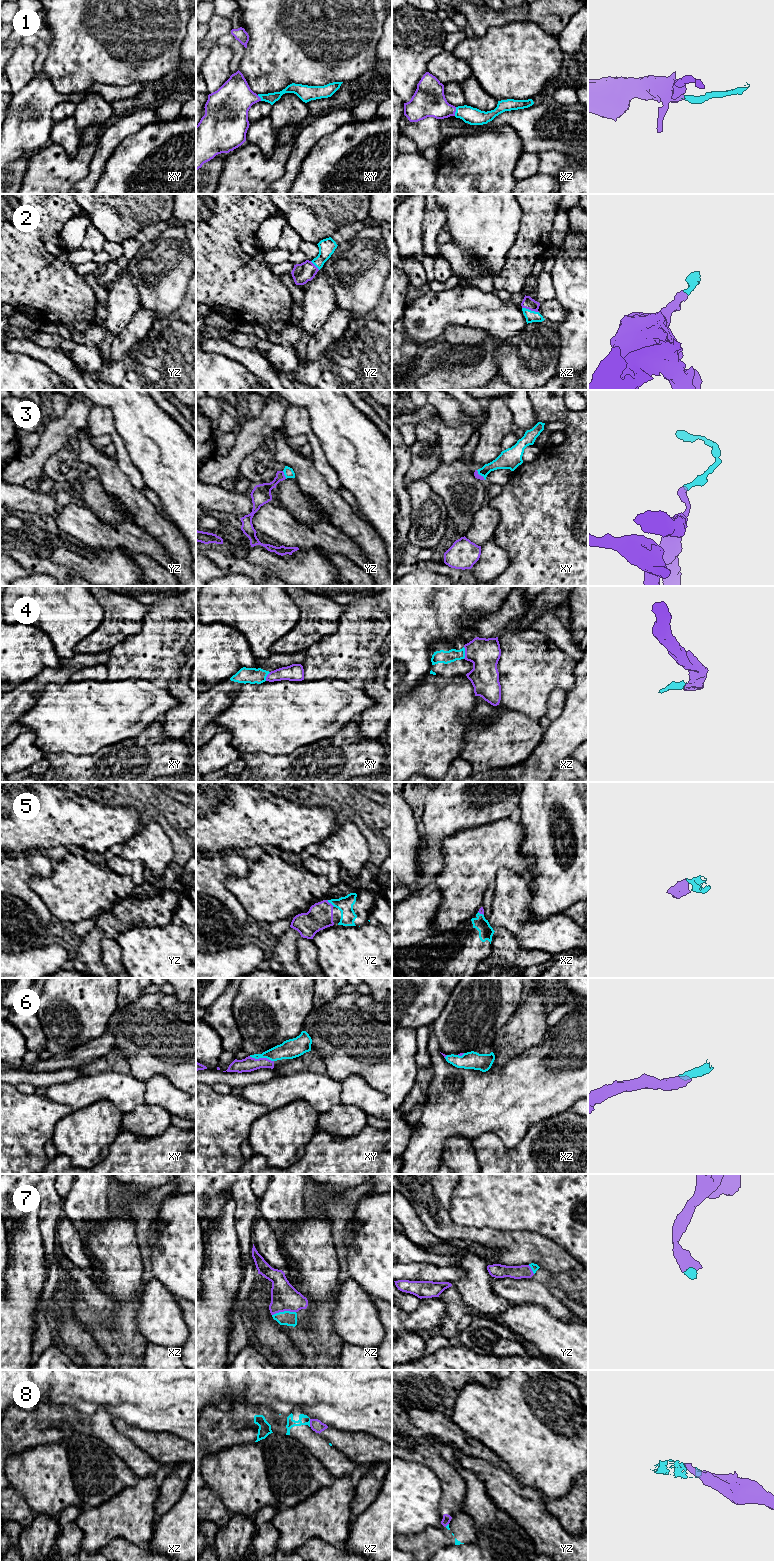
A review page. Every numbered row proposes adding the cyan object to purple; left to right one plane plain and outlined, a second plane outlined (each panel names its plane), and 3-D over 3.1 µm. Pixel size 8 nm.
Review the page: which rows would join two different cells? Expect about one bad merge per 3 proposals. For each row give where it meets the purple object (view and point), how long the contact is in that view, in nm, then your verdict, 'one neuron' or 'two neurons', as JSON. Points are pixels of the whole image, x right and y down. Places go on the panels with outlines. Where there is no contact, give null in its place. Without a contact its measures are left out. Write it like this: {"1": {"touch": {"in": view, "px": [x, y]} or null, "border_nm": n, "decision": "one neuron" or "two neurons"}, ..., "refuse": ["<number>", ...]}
{"1": {"touch": {"in": "xz", "px": [455, 111]}, "border_nm": 70, "decision": "one neuron"}, "2": {"touch": {"in": "xz", "px": [530, 309]}, "border_nm": 140, "decision": "one neuron"}, "3": {"touch": {"in": "yz", "px": [284, 475]}, "border_nm": 70, "decision": "one neuron"}, "4": {"touch": {"in": "xz", "px": [465, 653]}, "border_nm": 100, "decision": "two neurons"}, "5": {"touch": {"in": "yz", "px": [330, 903]}, "border_nm": 80, "decision": "one neuron"}, "6": {"touch": {"in": "xy", "px": [261, 1058]}, "border_nm": 200, "decision": "one neuron"}, "7": {"touch": {"in": "xz", "px": [283, 1311]}, "border_nm": 190, "decision": "one neuron"}, "8": {"touch": {"in": "xz", "px": [310, 1423]}, "border_nm": 60, "decision": "two neurons"}, "refuse": ["4", "8"]}

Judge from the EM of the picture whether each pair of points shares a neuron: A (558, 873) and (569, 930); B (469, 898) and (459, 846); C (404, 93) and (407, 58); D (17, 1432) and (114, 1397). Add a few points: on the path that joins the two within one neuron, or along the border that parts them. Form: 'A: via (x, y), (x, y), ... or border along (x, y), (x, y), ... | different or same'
A: border along (561, 913), (549, 915), (544, 919), (538, 919) | different
B: via (463, 885), (463, 877), (461, 875), (462, 859) | same
C: via (404, 84), (403, 67) | same
D: border along (70, 1411), (78, 1411), (82, 1414) | different

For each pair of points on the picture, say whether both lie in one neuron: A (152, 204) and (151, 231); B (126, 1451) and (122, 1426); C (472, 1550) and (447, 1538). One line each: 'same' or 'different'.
A: different
B: different
C: different

